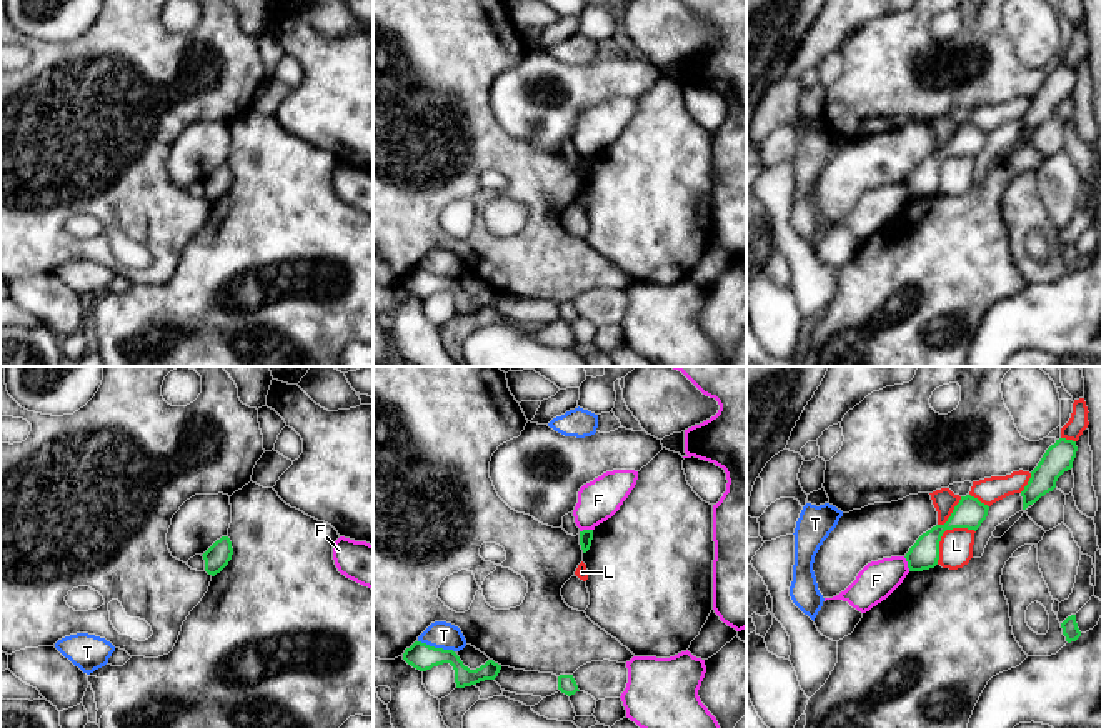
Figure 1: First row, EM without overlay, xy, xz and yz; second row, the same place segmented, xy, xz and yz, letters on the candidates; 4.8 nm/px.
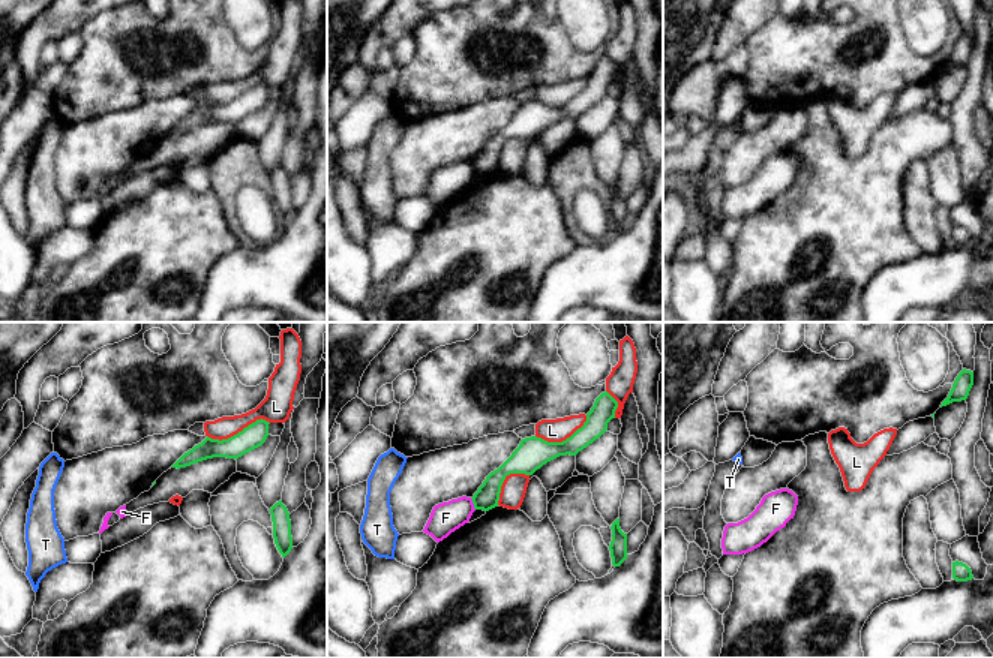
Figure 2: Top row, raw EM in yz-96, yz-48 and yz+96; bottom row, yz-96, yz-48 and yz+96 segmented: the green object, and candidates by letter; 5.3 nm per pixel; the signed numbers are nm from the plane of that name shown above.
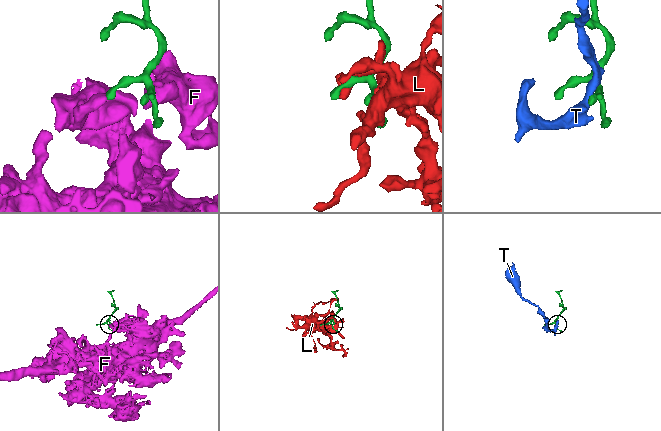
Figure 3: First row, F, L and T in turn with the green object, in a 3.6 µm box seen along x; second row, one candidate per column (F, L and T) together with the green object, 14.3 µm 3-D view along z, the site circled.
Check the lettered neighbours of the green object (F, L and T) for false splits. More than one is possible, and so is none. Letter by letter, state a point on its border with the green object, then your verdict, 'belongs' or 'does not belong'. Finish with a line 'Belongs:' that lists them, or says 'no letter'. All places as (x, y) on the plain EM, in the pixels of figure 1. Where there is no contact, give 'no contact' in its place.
F: contact yz (908, 190); does not belong
L: contact yz (943, 159); does not belong
T: contact xz (437, 275); does not belong
Belongs: no letter

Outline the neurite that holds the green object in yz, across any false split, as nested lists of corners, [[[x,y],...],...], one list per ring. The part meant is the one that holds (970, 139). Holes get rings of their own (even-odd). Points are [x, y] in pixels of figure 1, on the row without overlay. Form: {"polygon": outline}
{"polygon": [[[971,122],[961,123],[948,148],[944,152],[936,152],[926,160],[923,160],[909,175],[904,183],[909,198],[923,198],[934,195],[939,187],[939,168],[943,160],[953,155],[968,155],[976,158],[986,147],[988,137],[988,132],[981,130]]]}

